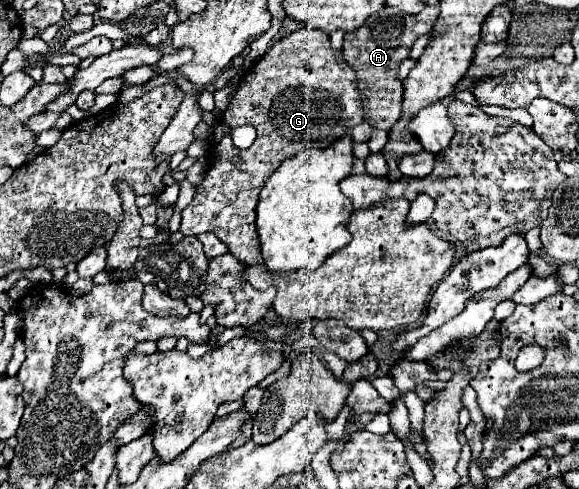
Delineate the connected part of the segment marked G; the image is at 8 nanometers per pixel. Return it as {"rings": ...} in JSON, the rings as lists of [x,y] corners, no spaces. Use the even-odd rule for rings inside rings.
{"rings":[[[311,27],[299,29],[273,43],[253,65],[253,73],[241,79],[221,121],[231,129],[253,125],[257,129],[257,139],[249,149],[237,149],[231,135],[211,145],[211,157],[215,157],[215,161],[197,187],[193,201],[183,209],[181,233],[201,235],[211,231],[241,263],[259,265],[263,263],[255,227],[259,191],[285,157],[293,157],[307,147],[327,147],[345,131],[363,123],[355,71],[345,63],[341,51],[331,47],[325,31]],[[233,157],[241,157],[241,165],[233,165]]]}

